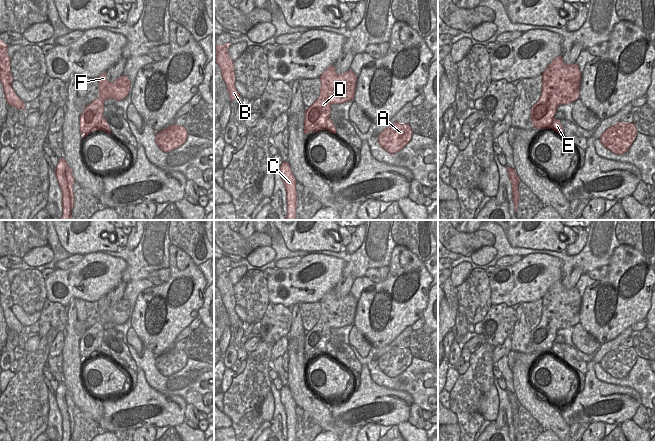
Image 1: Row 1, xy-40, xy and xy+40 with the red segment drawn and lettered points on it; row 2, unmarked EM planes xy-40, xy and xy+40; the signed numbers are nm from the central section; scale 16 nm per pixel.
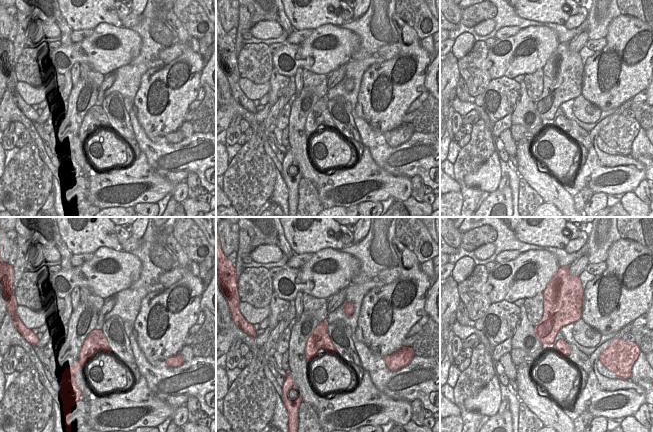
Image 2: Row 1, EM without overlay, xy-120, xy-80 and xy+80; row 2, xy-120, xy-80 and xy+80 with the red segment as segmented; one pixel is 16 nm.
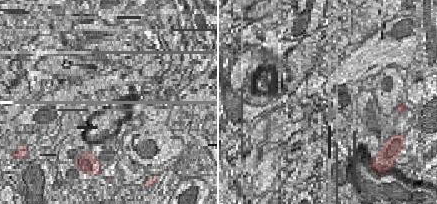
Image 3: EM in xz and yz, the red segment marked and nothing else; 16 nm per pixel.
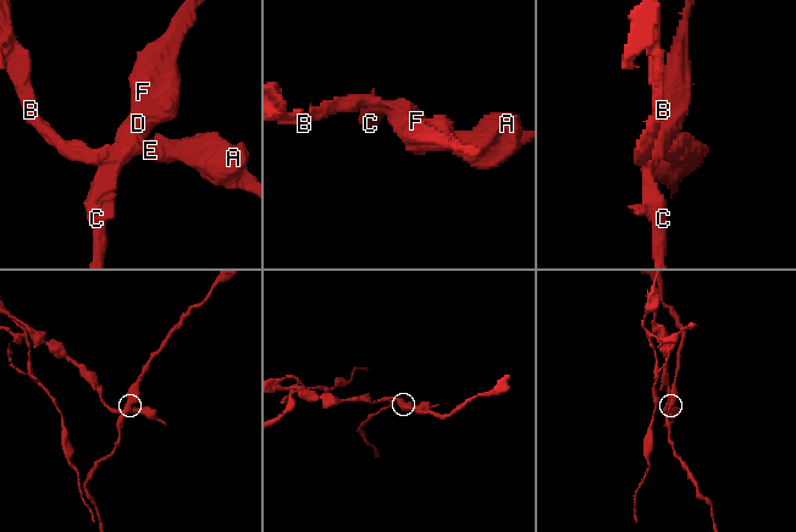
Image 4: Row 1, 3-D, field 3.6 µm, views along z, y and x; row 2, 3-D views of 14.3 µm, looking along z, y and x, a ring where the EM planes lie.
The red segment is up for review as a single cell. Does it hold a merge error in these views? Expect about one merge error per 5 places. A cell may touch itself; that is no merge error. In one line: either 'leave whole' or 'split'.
split

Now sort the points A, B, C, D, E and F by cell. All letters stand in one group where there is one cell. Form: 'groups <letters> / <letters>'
groups A B E / C D F

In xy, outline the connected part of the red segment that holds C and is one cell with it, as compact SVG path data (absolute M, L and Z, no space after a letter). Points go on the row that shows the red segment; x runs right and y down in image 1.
M283 162L280 166L281 179L284 182L287 193L287 216L285 220L295 220L297 208L296 179L292 173L288 162Z

